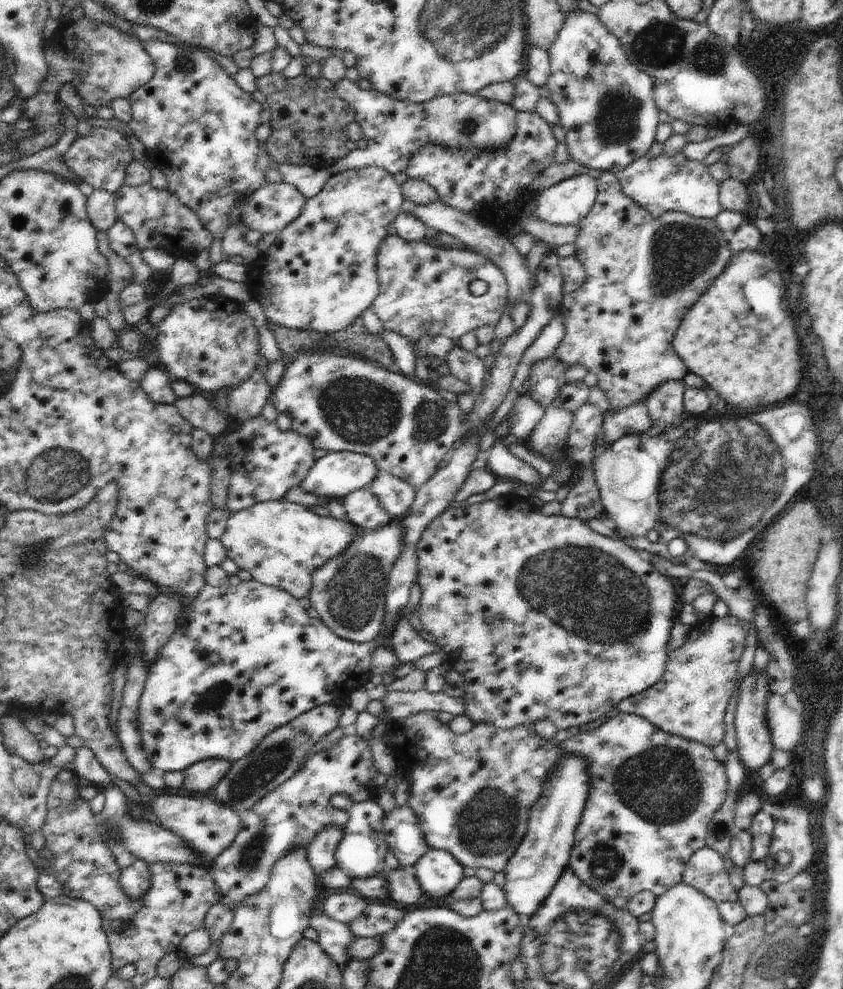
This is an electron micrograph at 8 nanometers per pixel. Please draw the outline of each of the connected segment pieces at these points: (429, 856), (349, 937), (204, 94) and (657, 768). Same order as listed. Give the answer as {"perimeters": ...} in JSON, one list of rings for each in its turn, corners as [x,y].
{"perimeters":[[[[445,850],[425,852],[425,856],[411,866],[411,872],[417,878],[421,890],[433,900],[451,894],[463,880],[463,866]]],[[[313,908],[313,914],[309,918],[309,928],[317,930],[319,946],[323,948],[325,954],[331,956],[331,960],[337,966],[345,966],[349,962],[347,946],[355,940],[355,936],[351,934],[347,924],[337,922],[329,918],[325,912],[317,912],[317,908]]],[[[149,40],[145,48],[157,62],[157,74],[149,84],[145,84],[145,88],[139,88],[139,92],[131,96],[135,120],[127,126],[145,146],[145,154],[153,162],[153,166],[165,174],[169,192],[173,192],[181,200],[181,204],[189,206],[197,214],[199,222],[213,234],[213,238],[221,238],[225,226],[229,224],[227,210],[235,200],[239,200],[239,196],[245,196],[241,198],[241,202],[245,202],[265,184],[263,176],[273,160],[265,152],[265,144],[259,144],[259,140],[255,138],[257,128],[261,126],[261,104],[255,102],[249,92],[241,90],[237,82],[229,78],[225,70],[209,56],[205,56],[199,48],[179,48],[159,40]]],[[[617,714],[593,732],[571,736],[561,742],[561,748],[567,754],[583,758],[589,772],[589,792],[573,834],[575,842],[569,852],[567,870],[575,872],[583,884],[607,900],[613,896],[629,900],[639,892],[661,896],[667,888],[679,884],[687,860],[705,846],[703,840],[709,820],[723,806],[729,790],[725,768],[715,758],[713,748],[671,736],[645,718],[629,714]]]]}

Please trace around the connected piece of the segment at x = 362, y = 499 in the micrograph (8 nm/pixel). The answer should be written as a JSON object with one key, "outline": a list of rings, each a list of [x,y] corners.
{"outline":[[[365,486],[363,490],[351,492],[345,498],[339,500],[345,508],[345,516],[349,524],[355,524],[363,532],[383,528],[391,522],[389,512],[379,504],[379,498],[371,492],[371,486]]]}

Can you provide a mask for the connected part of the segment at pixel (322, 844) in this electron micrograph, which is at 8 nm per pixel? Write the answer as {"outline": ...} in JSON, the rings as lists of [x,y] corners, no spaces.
{"outline":[[[325,830],[321,832],[307,848],[307,860],[315,872],[315,876],[321,880],[321,876],[325,872],[329,872],[331,868],[337,866],[337,860],[335,860],[335,850],[339,846],[343,838],[343,832],[341,830]]]}

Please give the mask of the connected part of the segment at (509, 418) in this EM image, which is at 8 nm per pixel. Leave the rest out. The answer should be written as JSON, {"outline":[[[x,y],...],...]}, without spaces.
{"outline":[[[517,394],[511,406],[511,412],[505,416],[505,420],[501,424],[505,424],[509,430],[507,434],[501,438],[501,442],[513,434],[515,438],[519,438],[521,442],[525,442],[537,428],[537,424],[541,422],[545,414],[545,408],[541,404],[537,404],[531,396],[527,394]]]}

